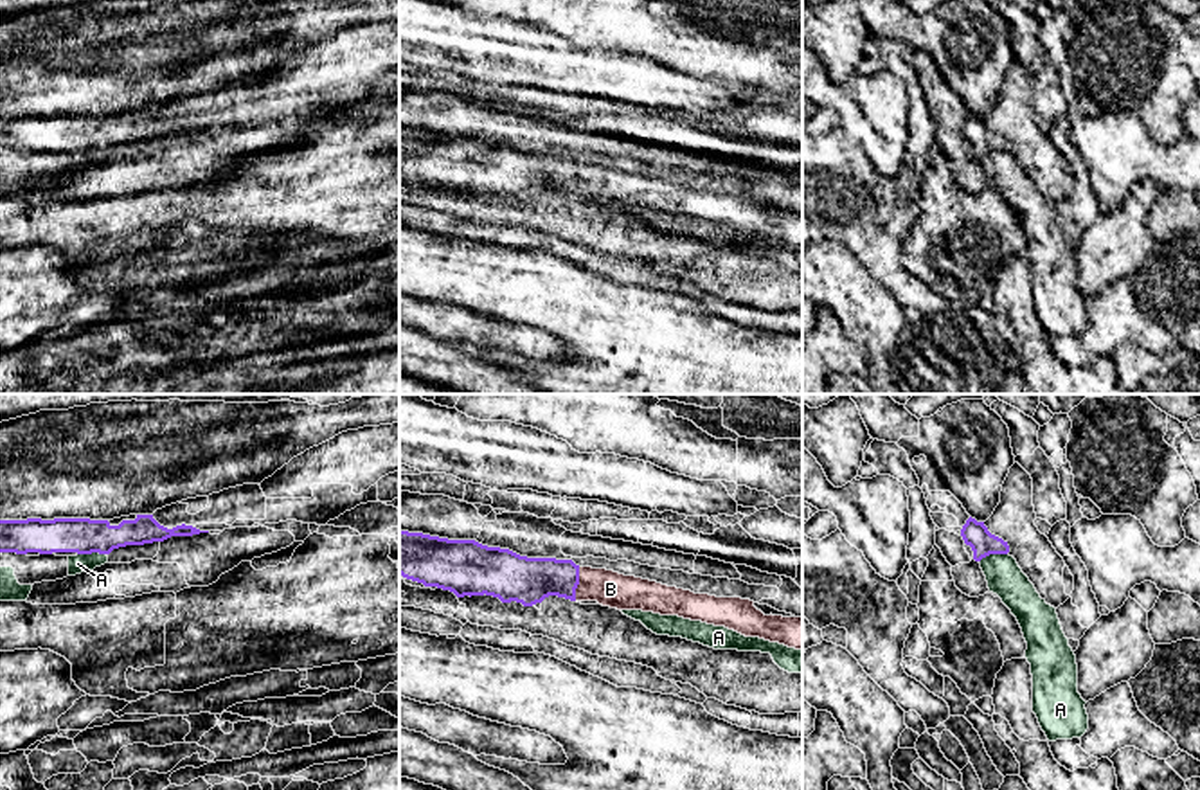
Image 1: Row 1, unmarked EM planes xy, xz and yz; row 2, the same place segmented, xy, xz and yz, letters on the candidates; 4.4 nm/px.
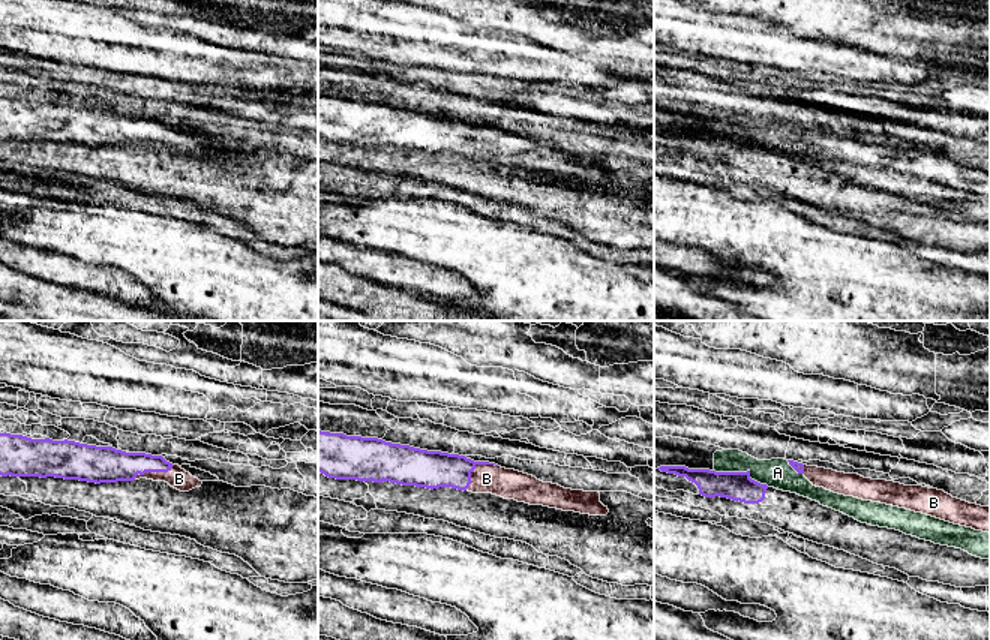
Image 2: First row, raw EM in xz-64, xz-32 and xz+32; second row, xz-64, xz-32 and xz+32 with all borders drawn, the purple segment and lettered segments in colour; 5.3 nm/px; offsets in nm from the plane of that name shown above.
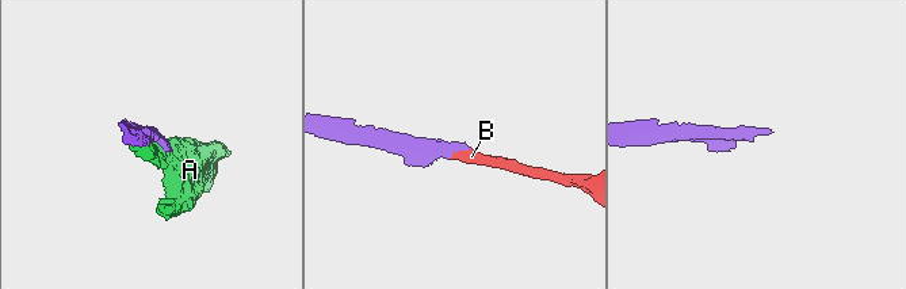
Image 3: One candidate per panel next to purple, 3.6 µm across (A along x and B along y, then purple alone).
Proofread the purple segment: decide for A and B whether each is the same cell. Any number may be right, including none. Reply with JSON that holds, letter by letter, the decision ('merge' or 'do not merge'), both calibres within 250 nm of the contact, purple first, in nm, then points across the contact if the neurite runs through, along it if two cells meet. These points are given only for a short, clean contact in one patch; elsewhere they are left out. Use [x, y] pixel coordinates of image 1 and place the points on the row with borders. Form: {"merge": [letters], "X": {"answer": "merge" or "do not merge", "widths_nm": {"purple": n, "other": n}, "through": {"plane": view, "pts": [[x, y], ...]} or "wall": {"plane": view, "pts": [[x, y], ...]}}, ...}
{"merge": ["B"], "A": {"answer": "do not merge", "widths_nm": {"purple": 160, "other": 80}}, "B": {"answer": "merge", "widths_nm": {"purple": 200, "other": 160}, "through": {"plane": "xz", "pts": [[526, 580], [569, 580], [578, 583], [598, 583], [610, 589]]}}}

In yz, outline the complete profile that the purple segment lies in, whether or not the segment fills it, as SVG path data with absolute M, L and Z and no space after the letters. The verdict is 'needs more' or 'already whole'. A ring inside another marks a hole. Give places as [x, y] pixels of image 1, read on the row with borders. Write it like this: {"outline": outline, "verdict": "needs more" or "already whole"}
{"outline": "M968 518L961 529L961 536L966 545L973 551L973 560L981 561L990 554L1007 554L1009 545L1002 538L991 534L984 522L977 522L975 518Z", "verdict": "already whole"}

